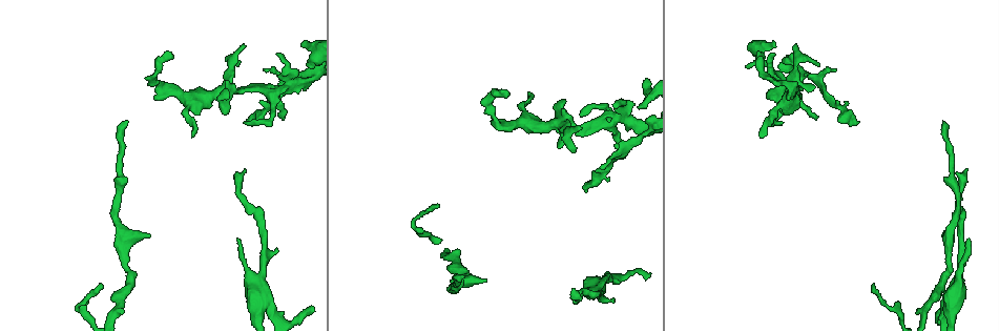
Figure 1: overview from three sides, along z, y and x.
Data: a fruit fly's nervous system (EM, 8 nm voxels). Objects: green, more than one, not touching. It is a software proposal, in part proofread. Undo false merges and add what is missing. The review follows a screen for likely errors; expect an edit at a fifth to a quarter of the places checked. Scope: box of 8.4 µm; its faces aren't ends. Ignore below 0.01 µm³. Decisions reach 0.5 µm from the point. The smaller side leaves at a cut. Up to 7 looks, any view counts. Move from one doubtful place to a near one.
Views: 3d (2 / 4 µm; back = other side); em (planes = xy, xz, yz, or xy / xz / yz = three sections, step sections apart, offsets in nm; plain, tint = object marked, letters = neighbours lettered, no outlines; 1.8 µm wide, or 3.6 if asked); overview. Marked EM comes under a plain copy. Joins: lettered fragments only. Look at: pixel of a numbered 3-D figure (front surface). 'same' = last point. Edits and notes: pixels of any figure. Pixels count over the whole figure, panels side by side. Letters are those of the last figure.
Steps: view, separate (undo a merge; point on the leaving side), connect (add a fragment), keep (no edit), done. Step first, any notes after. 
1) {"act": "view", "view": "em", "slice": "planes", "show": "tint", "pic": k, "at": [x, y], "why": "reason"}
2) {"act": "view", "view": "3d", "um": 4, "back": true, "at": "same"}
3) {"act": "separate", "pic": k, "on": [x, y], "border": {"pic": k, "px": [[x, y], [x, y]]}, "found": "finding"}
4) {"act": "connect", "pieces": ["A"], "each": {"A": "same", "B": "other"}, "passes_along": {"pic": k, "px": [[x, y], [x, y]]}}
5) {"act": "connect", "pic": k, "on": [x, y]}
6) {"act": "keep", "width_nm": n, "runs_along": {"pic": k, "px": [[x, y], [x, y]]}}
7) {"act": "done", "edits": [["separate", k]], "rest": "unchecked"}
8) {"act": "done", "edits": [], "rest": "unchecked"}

{"act": "view", "view": "3d", "um": 4, "pic": 1, "at": [564, 126], "why": "thick turns thin"}

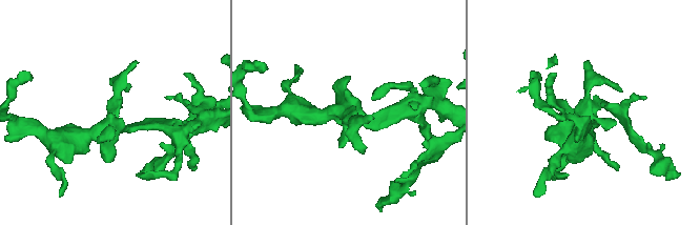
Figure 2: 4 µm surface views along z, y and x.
{"act": "view", "view": "em", "slice": "xy", "step": 16, "show": "tint", "pic": 2, "at": [346, 114], "why": "now the EM"}

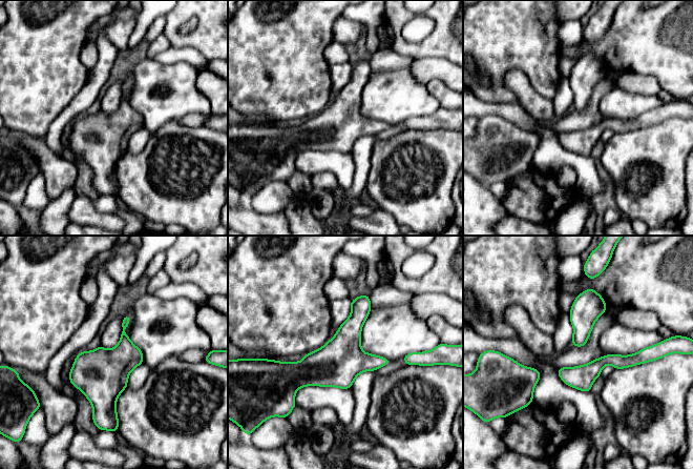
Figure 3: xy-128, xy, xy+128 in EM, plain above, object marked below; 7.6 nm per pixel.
{"act": "view", "view": "em", "slice": "planes", "show": "letters", "at": "same"}

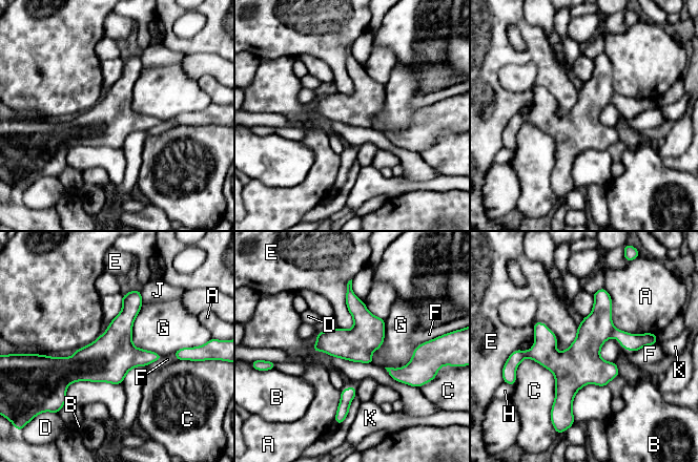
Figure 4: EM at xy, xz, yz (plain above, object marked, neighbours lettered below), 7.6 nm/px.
{"act": "keep", "each": {"A": "other", "B": "other", "C": "other", "D": "other", "E": "other", "F": "other", "G": "other", "H": "other", "J": "other", "K": "other"}, "found": "one cell here"}

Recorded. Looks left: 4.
{"act": "view", "view": "em", "slice": "xz", "step": 16, "show": "letters", "pic": 1, "at": [942, 123], "why": "tapers out"}

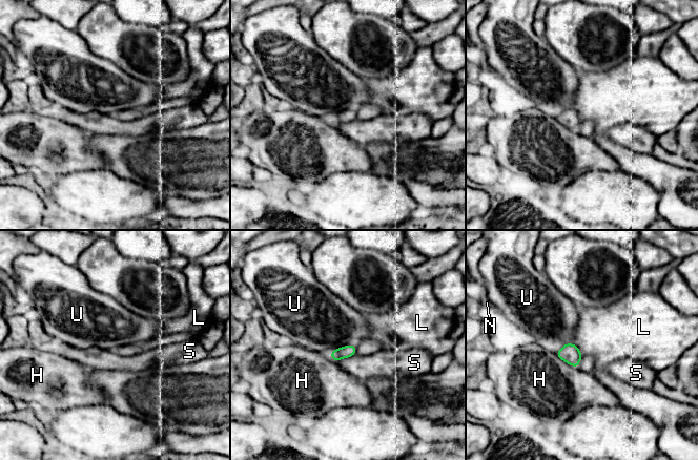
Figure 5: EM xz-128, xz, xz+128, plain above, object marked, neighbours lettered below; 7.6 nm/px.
{"act": "view", "view": "em", "slice": "planes", "show": "letters", "at": "same"}

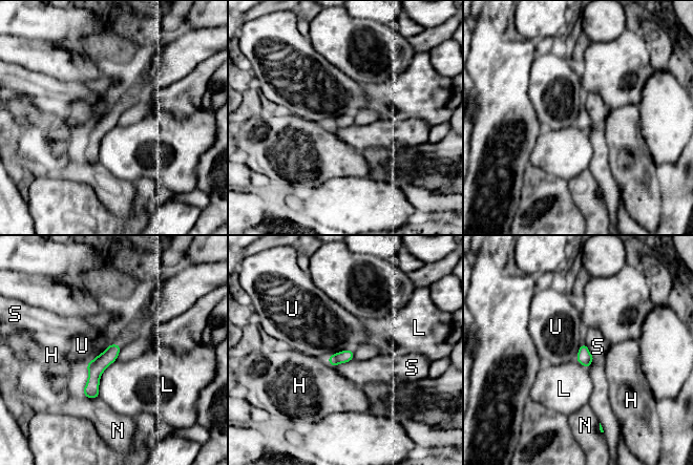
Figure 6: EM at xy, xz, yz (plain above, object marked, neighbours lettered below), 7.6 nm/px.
{"act": "keep", "longest_contact_nm": ["L", 320], "each": {"H": "other", "L": "other", "N": "other", "S": "other", "U": "other"}, "found": "no lettered fragment goes on from it"}

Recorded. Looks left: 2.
{"act": "done", "edits": [], "rest": "unchecked"}

